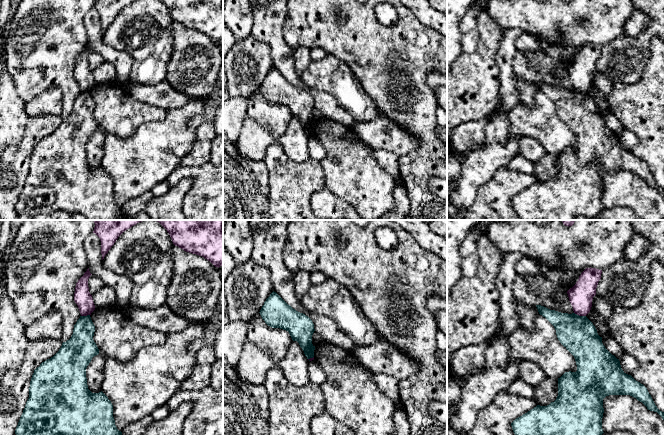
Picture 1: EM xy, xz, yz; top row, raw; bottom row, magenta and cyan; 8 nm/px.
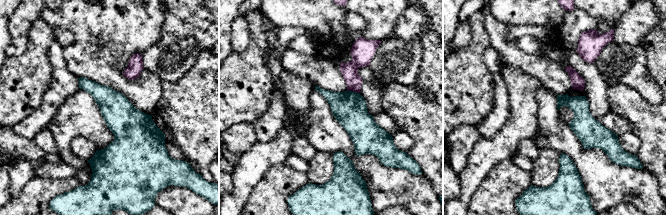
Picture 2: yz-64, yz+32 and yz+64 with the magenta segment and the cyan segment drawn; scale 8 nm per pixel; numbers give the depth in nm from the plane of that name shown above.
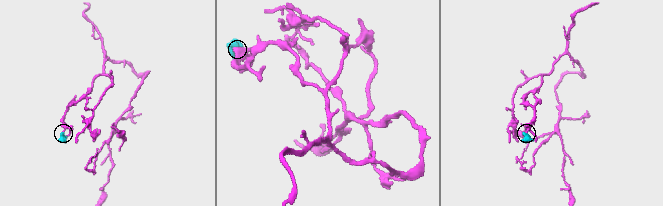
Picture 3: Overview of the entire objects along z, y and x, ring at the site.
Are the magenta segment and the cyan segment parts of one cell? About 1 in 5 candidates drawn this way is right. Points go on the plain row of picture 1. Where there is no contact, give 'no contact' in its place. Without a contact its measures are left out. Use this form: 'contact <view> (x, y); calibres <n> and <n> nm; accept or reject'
contact yz (580, 91); calibres 190 and 280 nm; reject

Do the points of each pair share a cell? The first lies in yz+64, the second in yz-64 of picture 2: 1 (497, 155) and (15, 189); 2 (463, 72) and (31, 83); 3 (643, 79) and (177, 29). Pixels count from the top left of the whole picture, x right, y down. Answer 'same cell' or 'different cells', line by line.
1: same cell
2: same cell
3: same cell

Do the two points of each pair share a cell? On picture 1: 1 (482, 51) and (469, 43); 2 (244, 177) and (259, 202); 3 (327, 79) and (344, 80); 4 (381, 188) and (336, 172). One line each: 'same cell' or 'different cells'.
1: different cells
2: same cell
3: same cell
4: same cell

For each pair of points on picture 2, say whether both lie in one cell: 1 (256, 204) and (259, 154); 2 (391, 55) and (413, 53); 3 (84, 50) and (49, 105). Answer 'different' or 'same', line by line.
1: different
2: same
3: different

